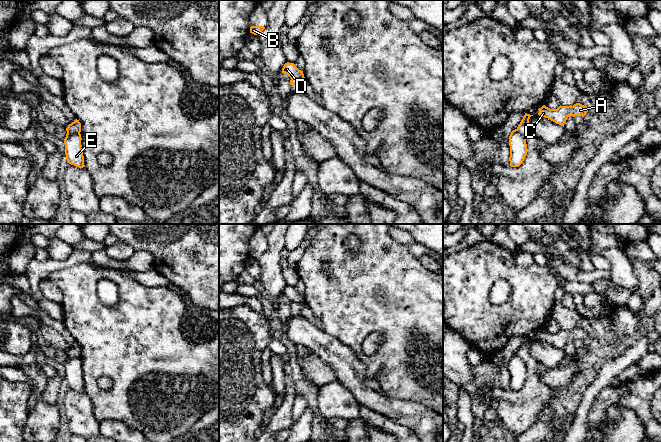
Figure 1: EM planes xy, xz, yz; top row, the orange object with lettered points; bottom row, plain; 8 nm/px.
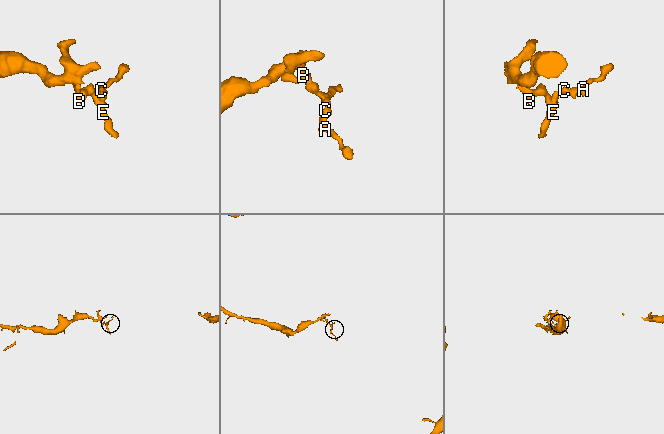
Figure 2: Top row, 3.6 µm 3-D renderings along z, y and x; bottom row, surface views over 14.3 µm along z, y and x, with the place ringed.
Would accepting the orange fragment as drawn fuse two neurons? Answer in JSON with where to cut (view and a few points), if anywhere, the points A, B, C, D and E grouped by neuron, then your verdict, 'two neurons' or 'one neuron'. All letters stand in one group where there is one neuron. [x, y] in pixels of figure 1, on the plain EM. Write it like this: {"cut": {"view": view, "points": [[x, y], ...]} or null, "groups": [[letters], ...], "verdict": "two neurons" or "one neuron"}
{"cut": {"view": "xy", "points": [[67, 356], [79, 357]]}, "groups": [["A", "C"], ["B", "D", "E"]], "verdict": "two neurons"}

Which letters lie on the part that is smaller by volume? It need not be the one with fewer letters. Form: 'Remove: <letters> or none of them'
Remove: A, C

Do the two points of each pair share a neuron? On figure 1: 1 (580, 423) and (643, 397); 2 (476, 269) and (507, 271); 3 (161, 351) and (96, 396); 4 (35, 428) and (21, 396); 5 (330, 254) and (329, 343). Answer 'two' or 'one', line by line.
1: two
2: one
3: one
4: two
5: two

